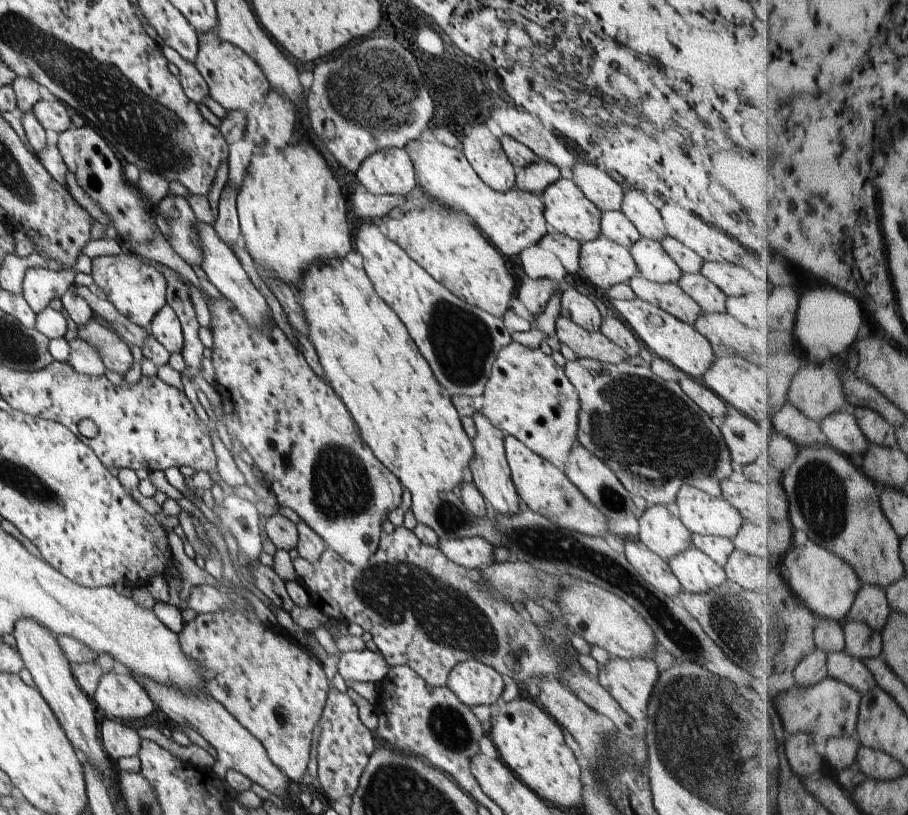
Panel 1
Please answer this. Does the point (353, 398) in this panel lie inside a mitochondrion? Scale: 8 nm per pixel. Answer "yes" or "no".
no

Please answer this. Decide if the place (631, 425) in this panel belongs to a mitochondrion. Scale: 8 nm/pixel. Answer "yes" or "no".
yes

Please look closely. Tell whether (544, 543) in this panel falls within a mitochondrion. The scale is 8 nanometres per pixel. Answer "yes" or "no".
yes

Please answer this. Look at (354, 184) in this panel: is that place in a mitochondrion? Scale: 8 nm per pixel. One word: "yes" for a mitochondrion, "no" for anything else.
no

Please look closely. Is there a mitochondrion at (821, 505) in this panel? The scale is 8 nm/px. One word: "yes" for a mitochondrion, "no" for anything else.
yes

